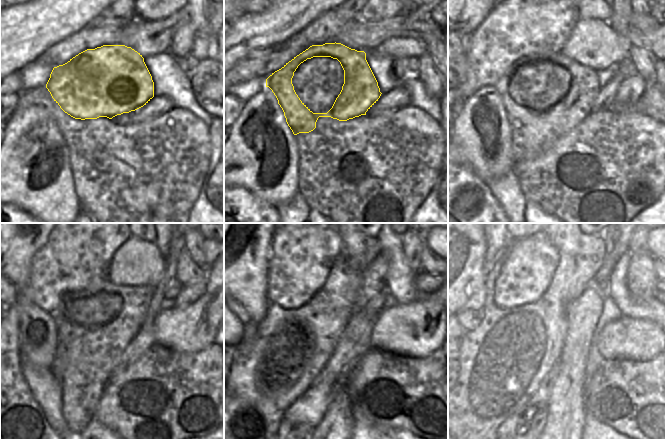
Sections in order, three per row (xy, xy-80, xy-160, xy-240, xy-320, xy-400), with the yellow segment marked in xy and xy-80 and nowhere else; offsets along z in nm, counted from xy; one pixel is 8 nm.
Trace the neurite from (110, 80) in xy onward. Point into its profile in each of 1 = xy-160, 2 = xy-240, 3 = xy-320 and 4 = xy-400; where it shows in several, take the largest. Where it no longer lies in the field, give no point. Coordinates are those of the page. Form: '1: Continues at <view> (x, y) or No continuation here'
1: Continues at xy-160 (525, 123)
2: Continues at xy-240 (106, 344)
3: Continues at xy-320 (374, 276)
4: Continues at xy-400 (602, 275)

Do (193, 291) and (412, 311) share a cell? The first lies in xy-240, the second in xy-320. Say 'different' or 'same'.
different

